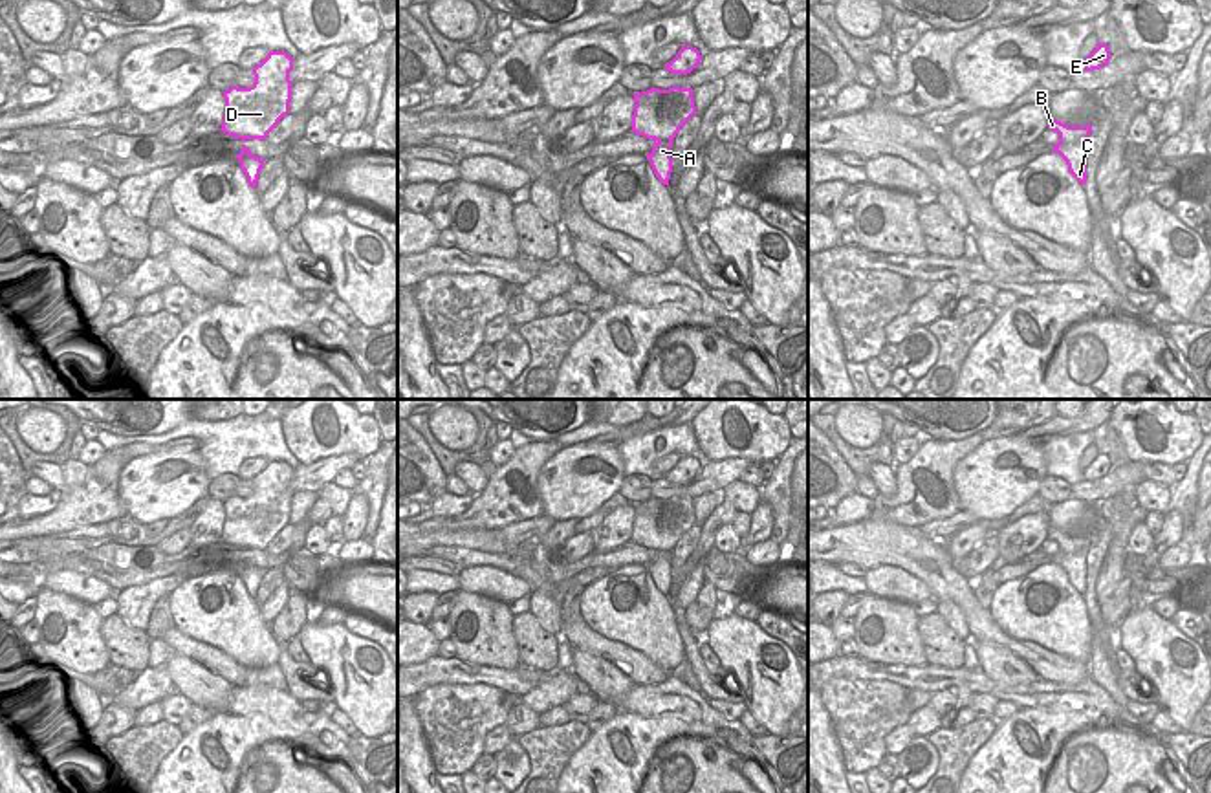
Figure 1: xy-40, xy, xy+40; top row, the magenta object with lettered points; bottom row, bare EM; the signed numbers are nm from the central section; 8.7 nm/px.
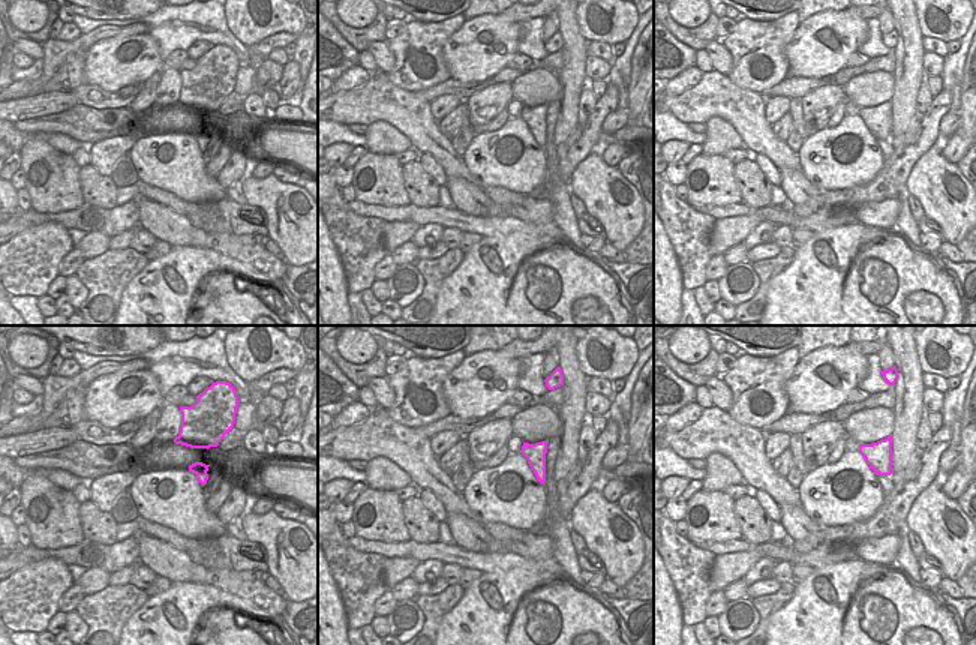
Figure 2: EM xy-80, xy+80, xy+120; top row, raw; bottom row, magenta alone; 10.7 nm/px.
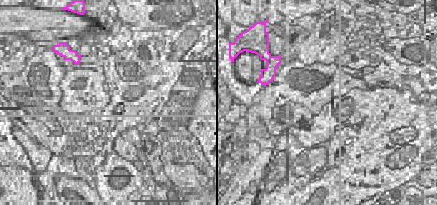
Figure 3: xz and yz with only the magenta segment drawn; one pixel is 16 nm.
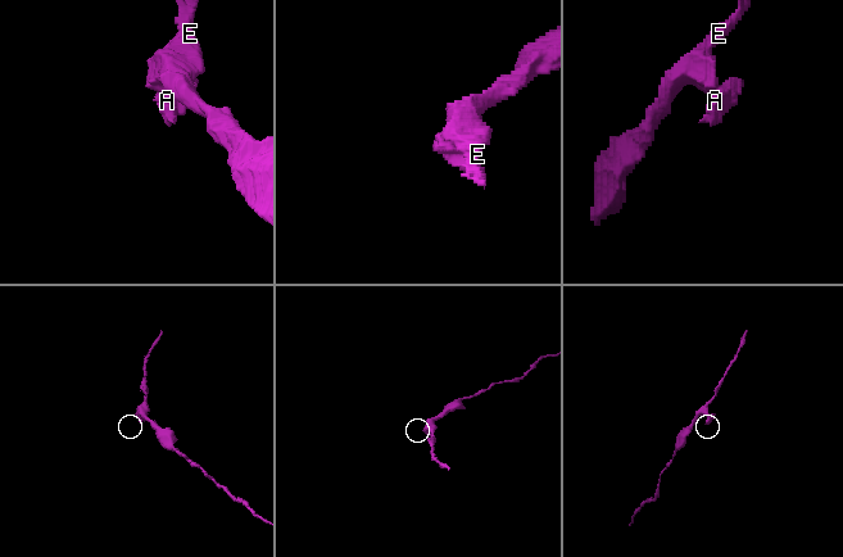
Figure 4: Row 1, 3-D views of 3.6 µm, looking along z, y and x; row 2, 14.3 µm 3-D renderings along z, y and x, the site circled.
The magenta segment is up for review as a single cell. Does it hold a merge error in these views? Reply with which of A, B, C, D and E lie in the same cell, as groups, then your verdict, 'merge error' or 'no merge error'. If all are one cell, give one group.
groups A C / B D E; merge error

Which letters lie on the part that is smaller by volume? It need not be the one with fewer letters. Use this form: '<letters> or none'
A, C

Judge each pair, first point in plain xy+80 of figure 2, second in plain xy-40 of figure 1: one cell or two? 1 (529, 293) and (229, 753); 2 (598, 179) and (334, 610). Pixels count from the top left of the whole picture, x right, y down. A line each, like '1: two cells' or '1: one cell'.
1: two cells
2: two cells

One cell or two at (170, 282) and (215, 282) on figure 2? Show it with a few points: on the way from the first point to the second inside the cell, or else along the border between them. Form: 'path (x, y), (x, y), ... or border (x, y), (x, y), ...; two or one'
border (207, 248), (194, 267), (200, 284), (189, 309); two

